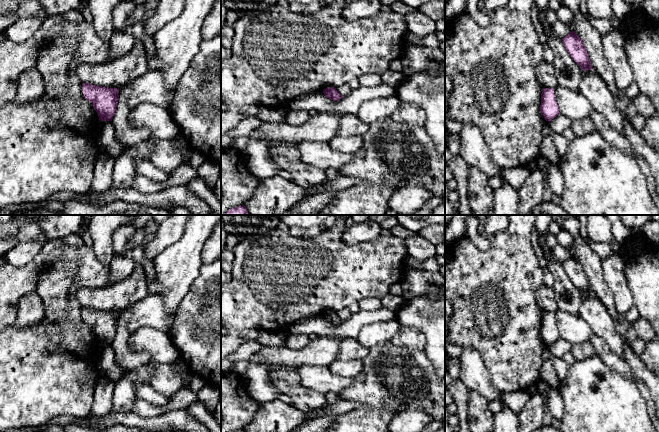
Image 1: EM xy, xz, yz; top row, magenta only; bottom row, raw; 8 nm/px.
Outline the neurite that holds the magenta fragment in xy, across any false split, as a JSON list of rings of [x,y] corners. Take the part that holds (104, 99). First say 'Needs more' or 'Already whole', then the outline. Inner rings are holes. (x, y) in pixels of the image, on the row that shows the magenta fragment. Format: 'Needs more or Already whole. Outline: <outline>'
Already whole. Outline: [[[83,83],[82,94],[92,103],[99,120],[112,121],[118,103],[119,89]]]

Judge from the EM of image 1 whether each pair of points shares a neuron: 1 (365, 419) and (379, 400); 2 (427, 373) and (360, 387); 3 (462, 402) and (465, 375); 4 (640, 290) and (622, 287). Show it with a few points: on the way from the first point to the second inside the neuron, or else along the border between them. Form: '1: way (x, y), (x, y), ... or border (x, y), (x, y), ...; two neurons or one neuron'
1: border (362, 404), (377, 409), (392, 409), (396, 412); two neurons
2: way (410, 378), (391, 378), (377, 385); one neuron
3: border (459, 377), (469, 389); two neurons
4: border (624, 265), (625, 281), (634, 304); two neurons

